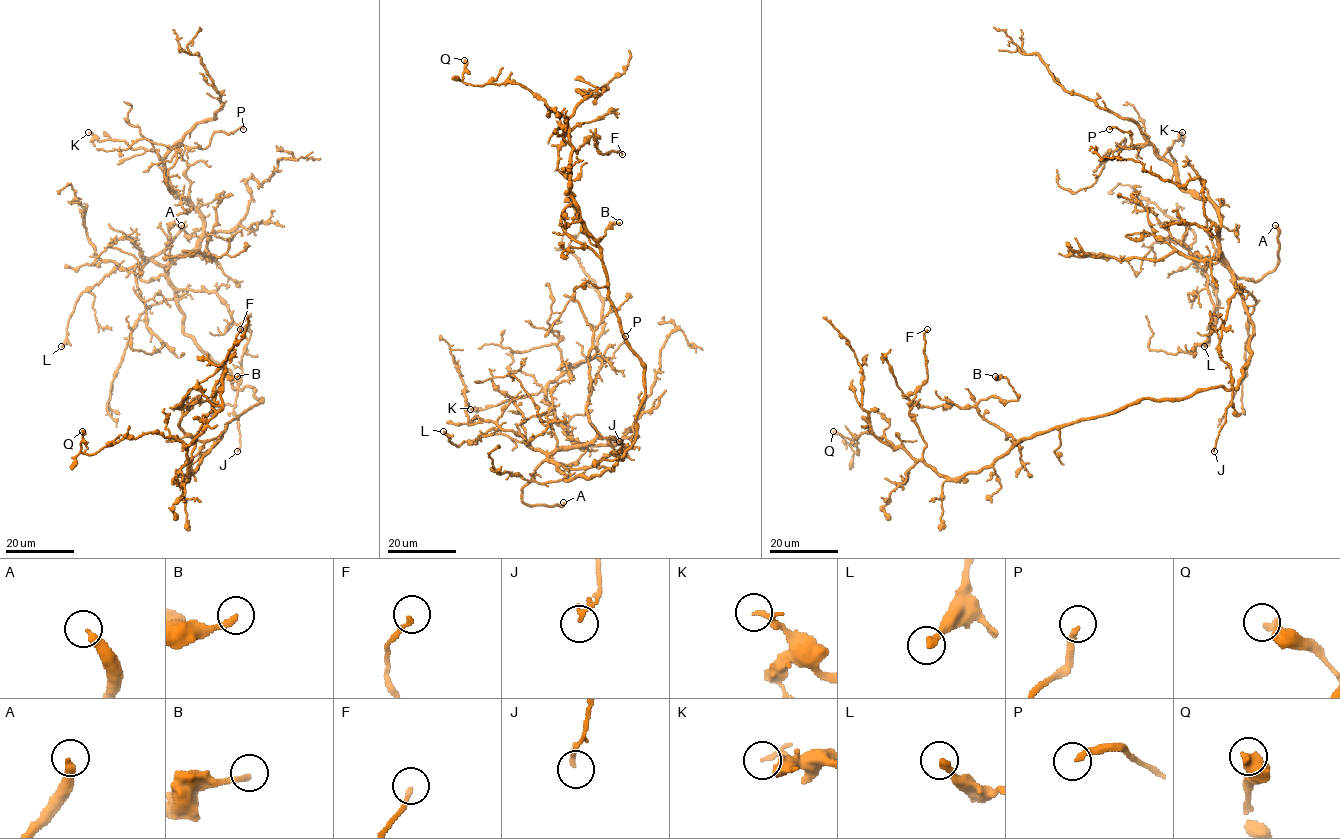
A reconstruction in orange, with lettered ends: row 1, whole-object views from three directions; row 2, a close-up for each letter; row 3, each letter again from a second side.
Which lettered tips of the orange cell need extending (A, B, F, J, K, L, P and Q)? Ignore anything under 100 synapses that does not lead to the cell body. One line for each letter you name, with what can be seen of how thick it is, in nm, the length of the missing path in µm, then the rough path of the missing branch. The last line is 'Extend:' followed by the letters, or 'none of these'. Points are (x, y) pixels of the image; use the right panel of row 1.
A: 320 nm thick; about 60 µm are missing; missing branch runs (1275, 225), (1255, 193), (1258, 159), (1270, 156), (1288, 131), (1310, 125), (1318, 133)
Extend: A

